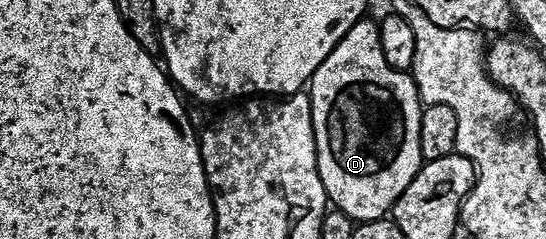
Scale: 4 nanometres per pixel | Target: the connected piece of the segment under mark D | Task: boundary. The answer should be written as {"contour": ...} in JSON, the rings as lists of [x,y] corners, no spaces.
{"contour":[[[377,20],[357,21],[346,32],[344,39],[332,47],[328,59],[316,67],[308,82],[308,92],[320,183],[324,183],[327,202],[356,223],[383,220],[424,164],[420,155],[420,115],[424,101],[418,96],[418,88],[409,72],[388,67],[388,59],[384,59],[384,51],[380,51]]]}

